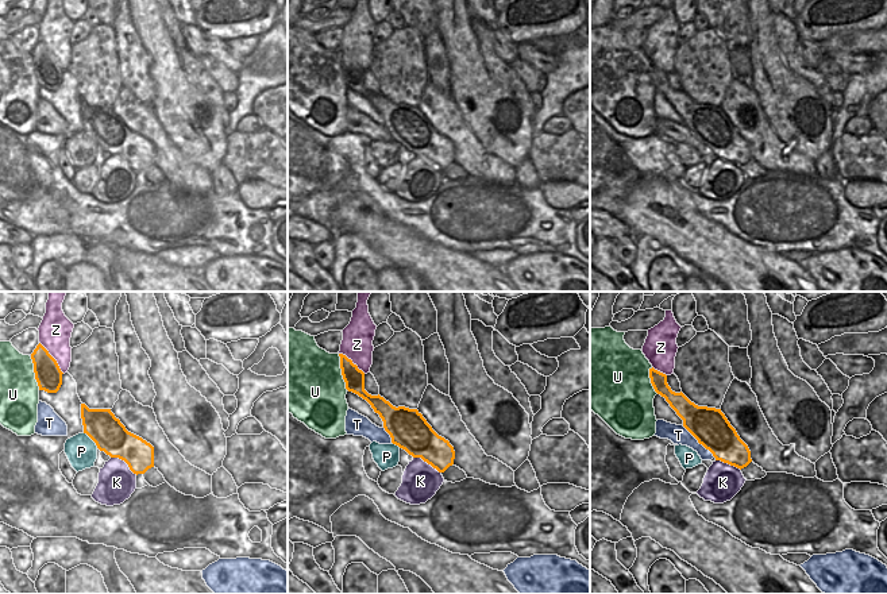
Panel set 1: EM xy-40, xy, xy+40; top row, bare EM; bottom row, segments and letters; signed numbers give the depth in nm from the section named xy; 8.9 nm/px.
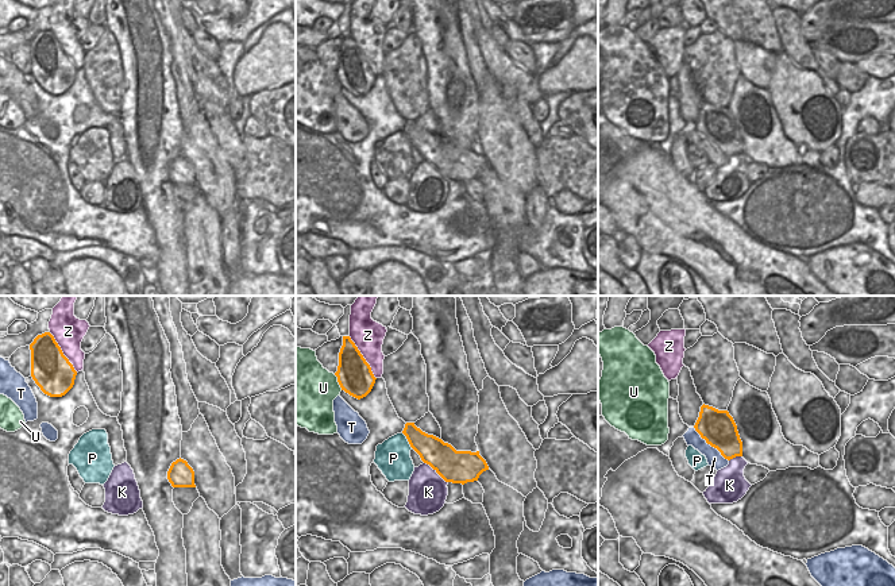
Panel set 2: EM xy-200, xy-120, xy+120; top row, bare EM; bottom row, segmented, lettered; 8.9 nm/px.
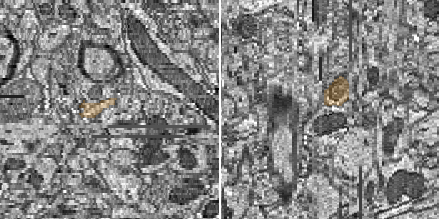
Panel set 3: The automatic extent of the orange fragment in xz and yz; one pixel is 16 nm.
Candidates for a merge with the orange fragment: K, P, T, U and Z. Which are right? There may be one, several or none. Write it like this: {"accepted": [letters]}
{"accepted": []}

